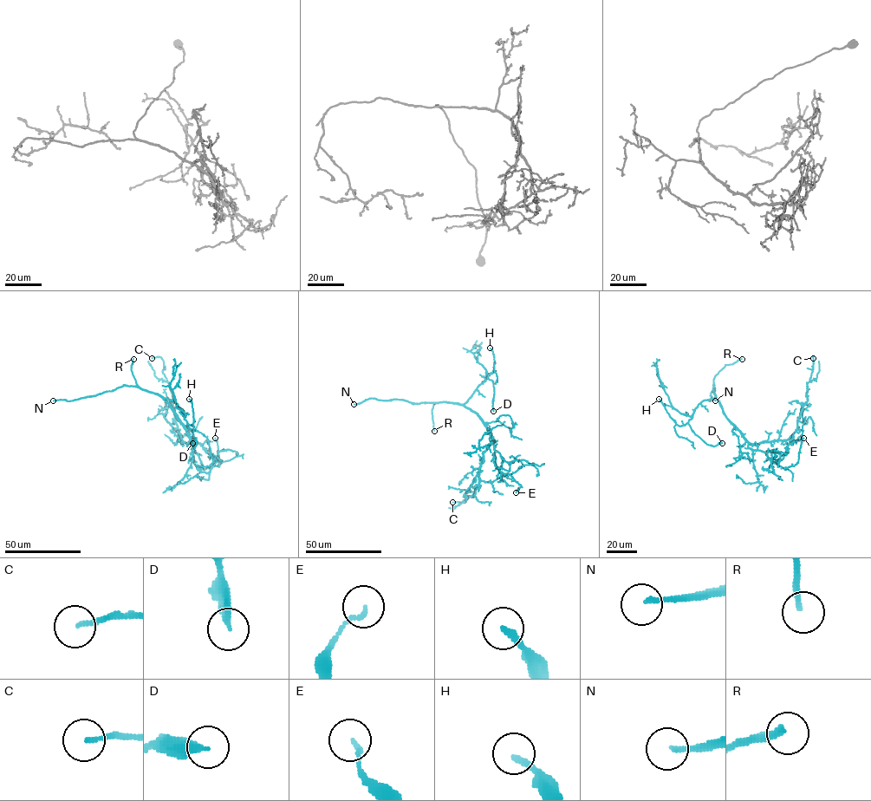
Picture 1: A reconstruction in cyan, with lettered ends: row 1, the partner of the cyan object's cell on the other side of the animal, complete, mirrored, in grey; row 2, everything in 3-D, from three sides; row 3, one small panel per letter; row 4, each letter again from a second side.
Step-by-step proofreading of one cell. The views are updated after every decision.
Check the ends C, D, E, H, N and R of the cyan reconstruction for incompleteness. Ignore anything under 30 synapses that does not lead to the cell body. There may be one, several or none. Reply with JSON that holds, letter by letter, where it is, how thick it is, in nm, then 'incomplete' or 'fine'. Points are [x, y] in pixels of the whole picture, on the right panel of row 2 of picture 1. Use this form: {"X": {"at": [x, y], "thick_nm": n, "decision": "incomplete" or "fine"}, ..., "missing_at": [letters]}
{"C": {"at": [813, 358], "thick_nm": 150, "decision": "fine"}, "D": {"at": [722, 443], "thick_nm": 320, "decision": "fine"}, "E": {"at": [803, 438], "thick_nm": 130, "decision": "fine"}, "H": {"at": [659, 399], "thick_nm": 220, "decision": "fine"}, "N": {"at": [715, 400], "thick_nm": 160, "decision": "incomplete"}, "R": {"at": [742, 359], "thick_nm": 200, "decision": "incomplete"}, "missing_at": ["N", "R"]}

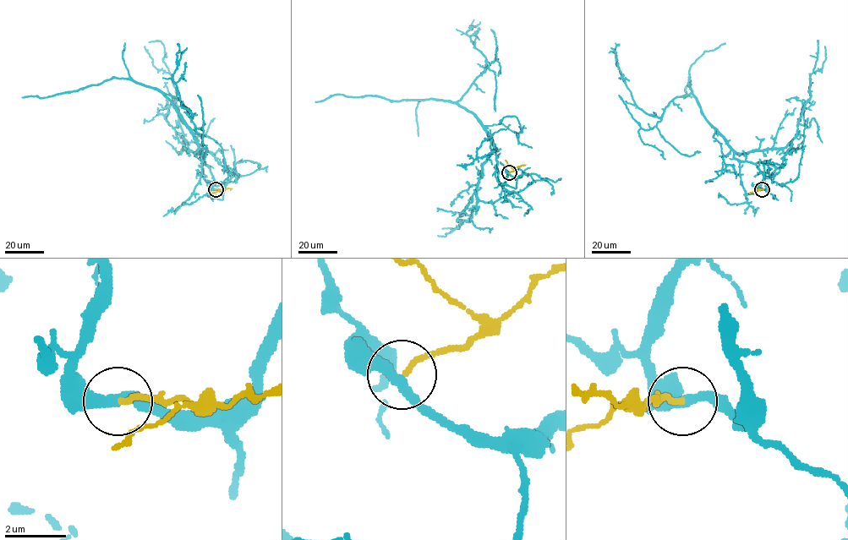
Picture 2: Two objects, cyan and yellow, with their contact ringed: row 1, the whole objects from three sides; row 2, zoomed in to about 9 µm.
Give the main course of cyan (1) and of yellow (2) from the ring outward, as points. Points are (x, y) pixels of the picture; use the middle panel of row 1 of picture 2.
1: (509, 172), (503, 187), (493, 141), (456, 102), (484, 68), (486, 57), (466, 34), (472, 25), (471, 30)
2: (509, 172), (514, 170), (506, 160)

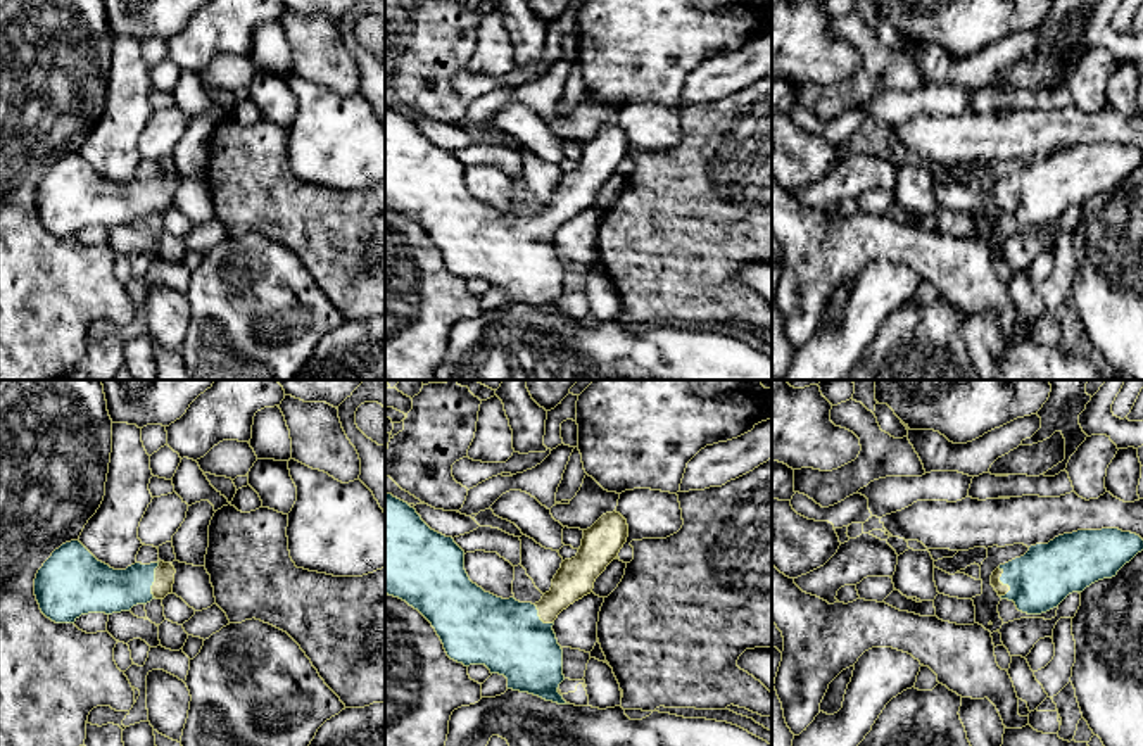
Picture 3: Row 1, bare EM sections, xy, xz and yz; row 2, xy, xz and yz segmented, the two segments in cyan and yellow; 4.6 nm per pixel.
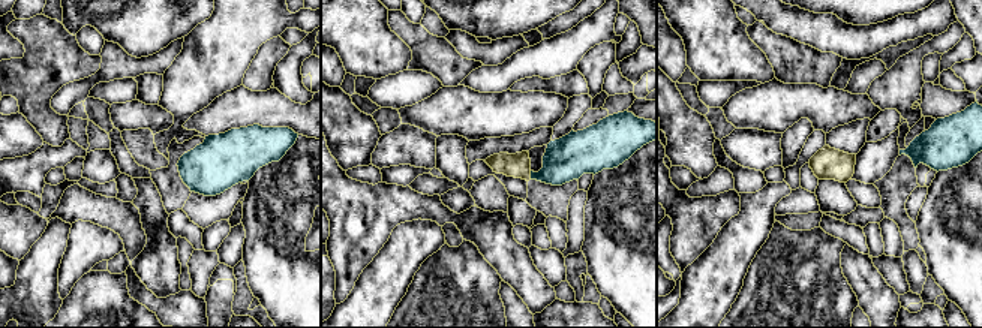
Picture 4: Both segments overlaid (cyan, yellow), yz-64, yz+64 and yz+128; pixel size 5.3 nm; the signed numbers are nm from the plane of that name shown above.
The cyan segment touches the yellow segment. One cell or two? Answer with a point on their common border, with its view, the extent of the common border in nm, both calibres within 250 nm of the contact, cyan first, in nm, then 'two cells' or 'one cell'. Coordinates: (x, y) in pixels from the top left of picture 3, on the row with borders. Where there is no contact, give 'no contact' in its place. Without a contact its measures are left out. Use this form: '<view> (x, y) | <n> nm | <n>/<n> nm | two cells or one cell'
xy (154, 581) | 180 nm | 220/100 nm | one cell

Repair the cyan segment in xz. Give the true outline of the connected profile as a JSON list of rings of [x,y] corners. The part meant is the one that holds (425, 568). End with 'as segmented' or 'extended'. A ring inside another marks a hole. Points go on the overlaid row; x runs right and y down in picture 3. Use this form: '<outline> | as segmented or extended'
[[[385,492],[385,592],[406,601],[432,623],[451,660],[464,667],[485,665],[490,673],[508,679],[508,689],[570,705],[558,692],[565,675],[554,620],[592,592],[596,578],[618,556],[627,537],[628,525],[620,513],[603,515],[584,530],[577,556],[561,563],[551,591],[535,604],[520,603],[515,597],[497,597],[473,584],[464,570],[464,551],[454,539],[432,530],[414,508]]] | extended

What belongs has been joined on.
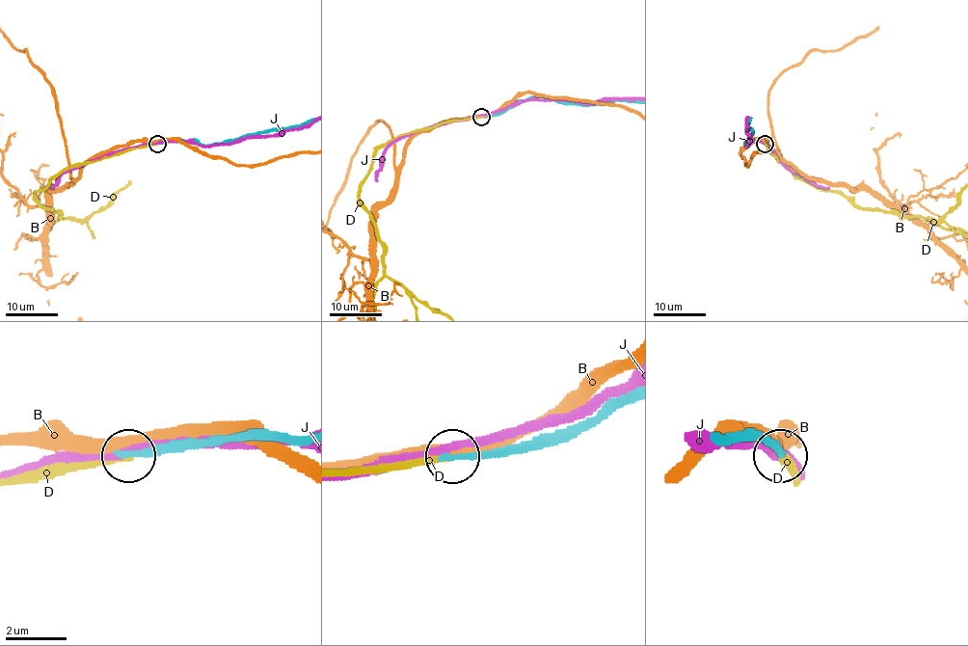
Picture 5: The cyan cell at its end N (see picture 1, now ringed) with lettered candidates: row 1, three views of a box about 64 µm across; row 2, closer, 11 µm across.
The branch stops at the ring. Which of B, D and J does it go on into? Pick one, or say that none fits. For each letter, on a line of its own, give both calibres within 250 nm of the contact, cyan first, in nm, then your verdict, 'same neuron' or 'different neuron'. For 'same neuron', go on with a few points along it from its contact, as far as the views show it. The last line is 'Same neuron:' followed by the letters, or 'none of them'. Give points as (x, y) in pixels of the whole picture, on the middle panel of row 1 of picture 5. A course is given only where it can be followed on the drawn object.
B: 240/420 nm | different neuron
D: 200/240 nm | same neuron
J: 190/240 nm | different neuron
Same neuron: D

